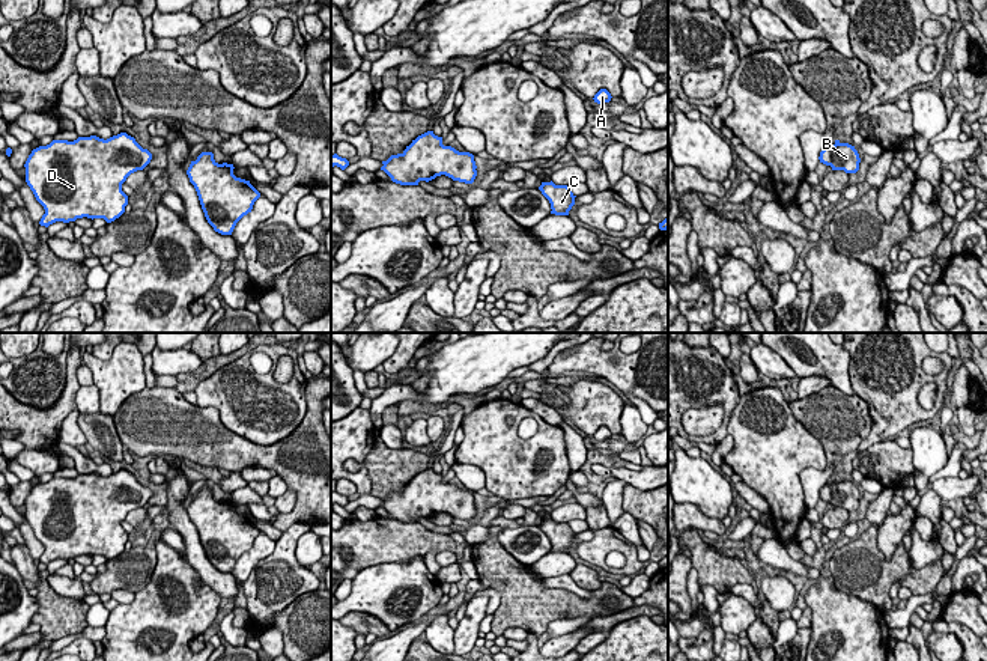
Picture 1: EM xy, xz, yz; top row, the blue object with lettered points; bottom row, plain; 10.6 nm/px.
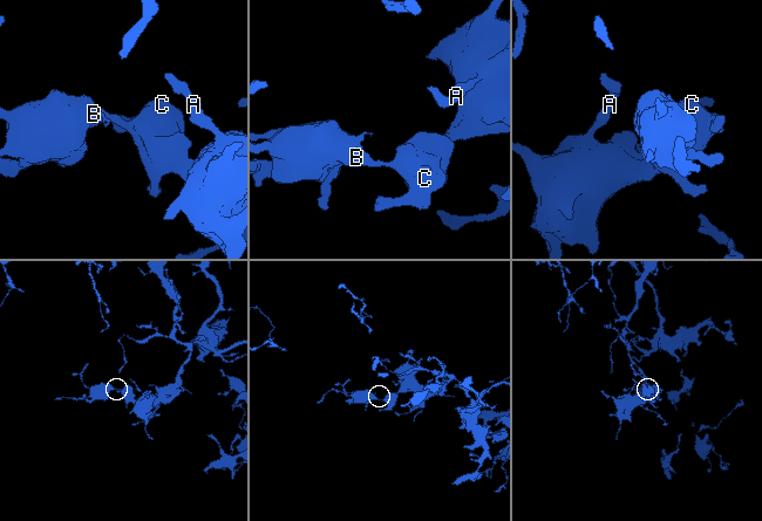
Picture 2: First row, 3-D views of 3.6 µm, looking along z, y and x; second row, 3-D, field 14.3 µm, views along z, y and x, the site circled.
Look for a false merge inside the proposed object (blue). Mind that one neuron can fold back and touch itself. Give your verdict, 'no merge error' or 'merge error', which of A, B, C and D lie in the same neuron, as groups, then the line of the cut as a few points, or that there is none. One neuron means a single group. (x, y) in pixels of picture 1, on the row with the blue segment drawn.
no merge error; groups A B C D; cut none

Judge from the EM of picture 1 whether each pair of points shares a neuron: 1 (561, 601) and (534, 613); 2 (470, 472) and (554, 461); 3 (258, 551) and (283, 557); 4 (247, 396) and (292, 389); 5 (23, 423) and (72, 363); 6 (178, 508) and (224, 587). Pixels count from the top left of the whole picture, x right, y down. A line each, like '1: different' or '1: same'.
1: same
2: different
3: different
4: same
5: same
6: same

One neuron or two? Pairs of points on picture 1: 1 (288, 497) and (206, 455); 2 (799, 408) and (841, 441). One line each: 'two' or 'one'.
1: two
2: one

